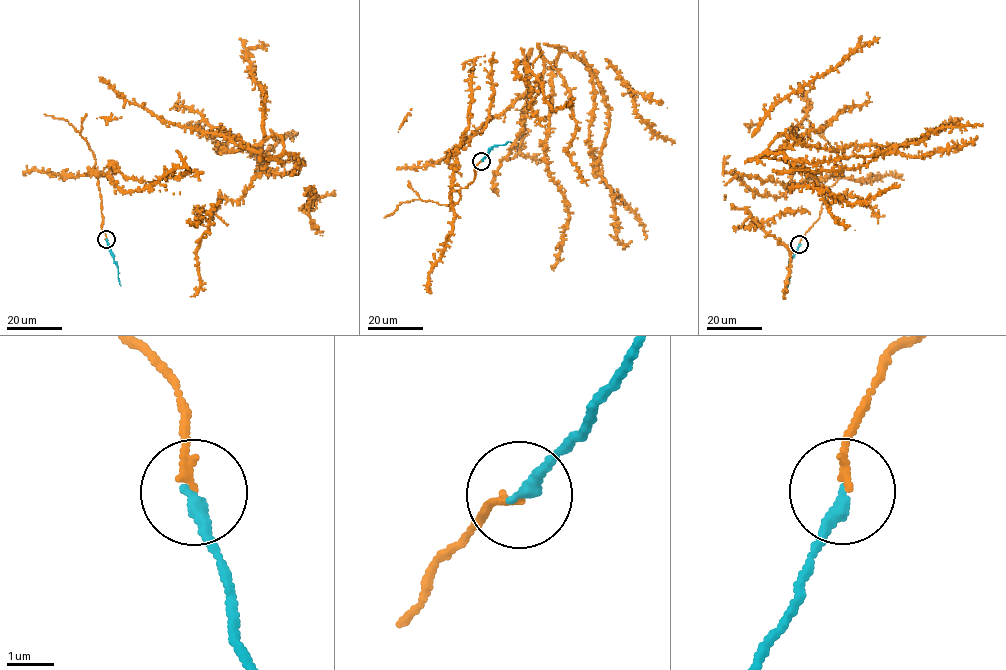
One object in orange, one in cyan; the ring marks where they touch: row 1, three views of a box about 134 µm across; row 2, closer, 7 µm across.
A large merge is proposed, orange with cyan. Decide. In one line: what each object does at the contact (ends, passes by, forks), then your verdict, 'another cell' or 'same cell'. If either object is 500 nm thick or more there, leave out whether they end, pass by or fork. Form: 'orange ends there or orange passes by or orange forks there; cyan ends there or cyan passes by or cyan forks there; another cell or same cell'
orange ends there; cyan ends there; same cell

